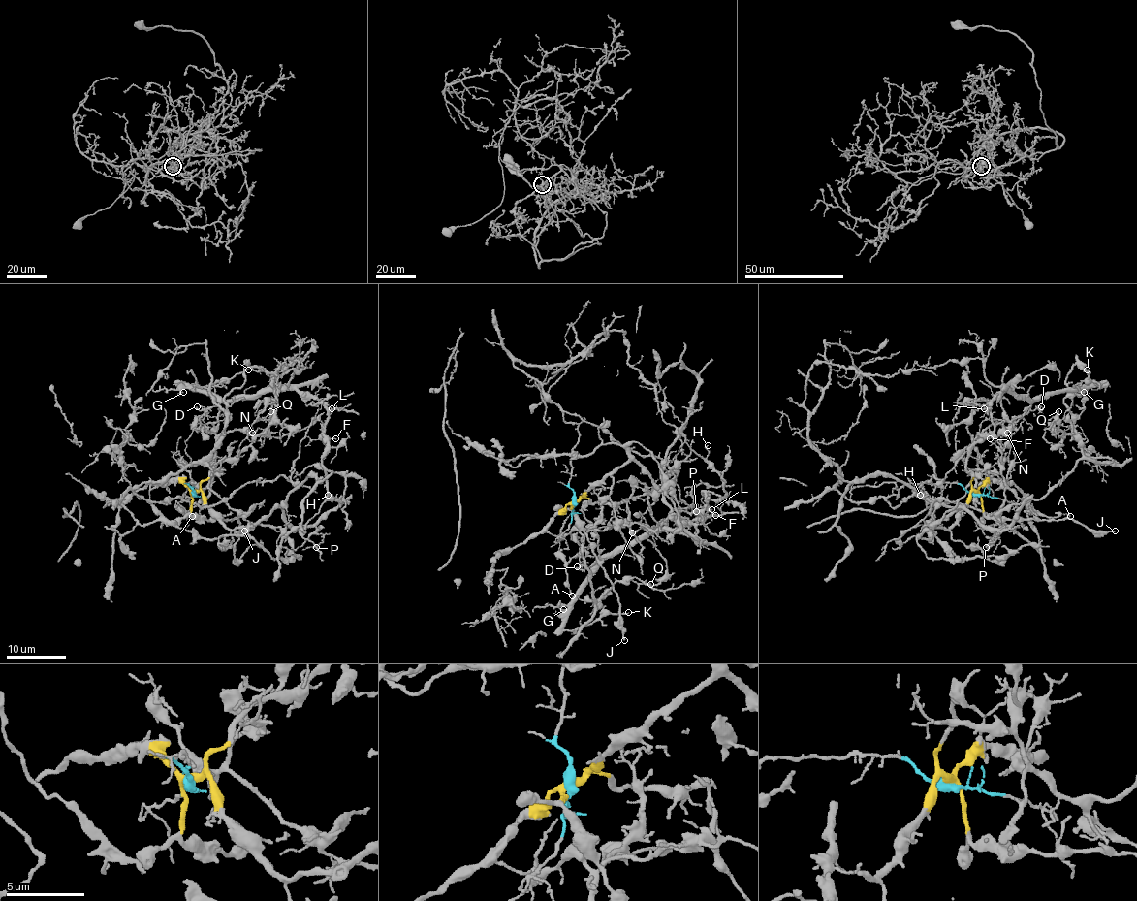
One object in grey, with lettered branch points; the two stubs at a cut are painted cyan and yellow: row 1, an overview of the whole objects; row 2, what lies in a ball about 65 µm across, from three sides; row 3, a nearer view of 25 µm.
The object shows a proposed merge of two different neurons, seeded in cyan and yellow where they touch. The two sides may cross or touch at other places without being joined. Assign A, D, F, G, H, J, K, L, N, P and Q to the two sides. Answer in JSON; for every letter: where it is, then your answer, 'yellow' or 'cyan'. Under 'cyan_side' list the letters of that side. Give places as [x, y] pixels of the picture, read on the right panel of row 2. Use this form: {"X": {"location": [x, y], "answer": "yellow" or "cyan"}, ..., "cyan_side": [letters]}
{"A": {"location": [1070, 516], "answer": "yellow"}, "D": {"location": [1041, 406], "answer": "yellow"}, "F": {"location": [990, 438], "answer": "yellow"}, "G": {"location": [1084, 392], "answer": "yellow"}, "H": {"location": [920, 495], "answer": "yellow"}, "J": {"location": [1115, 530], "answer": "yellow"}, "K": {"location": [1087, 370], "answer": "yellow"}, "L": {"location": [984, 408], "answer": "yellow"}, "N": {"location": [1007, 433], "answer": "yellow"}, "P": {"location": [986, 547], "answer": "yellow"}, "Q": {"location": [1058, 411], "answer": "yellow"}, "cyan_side": []}

